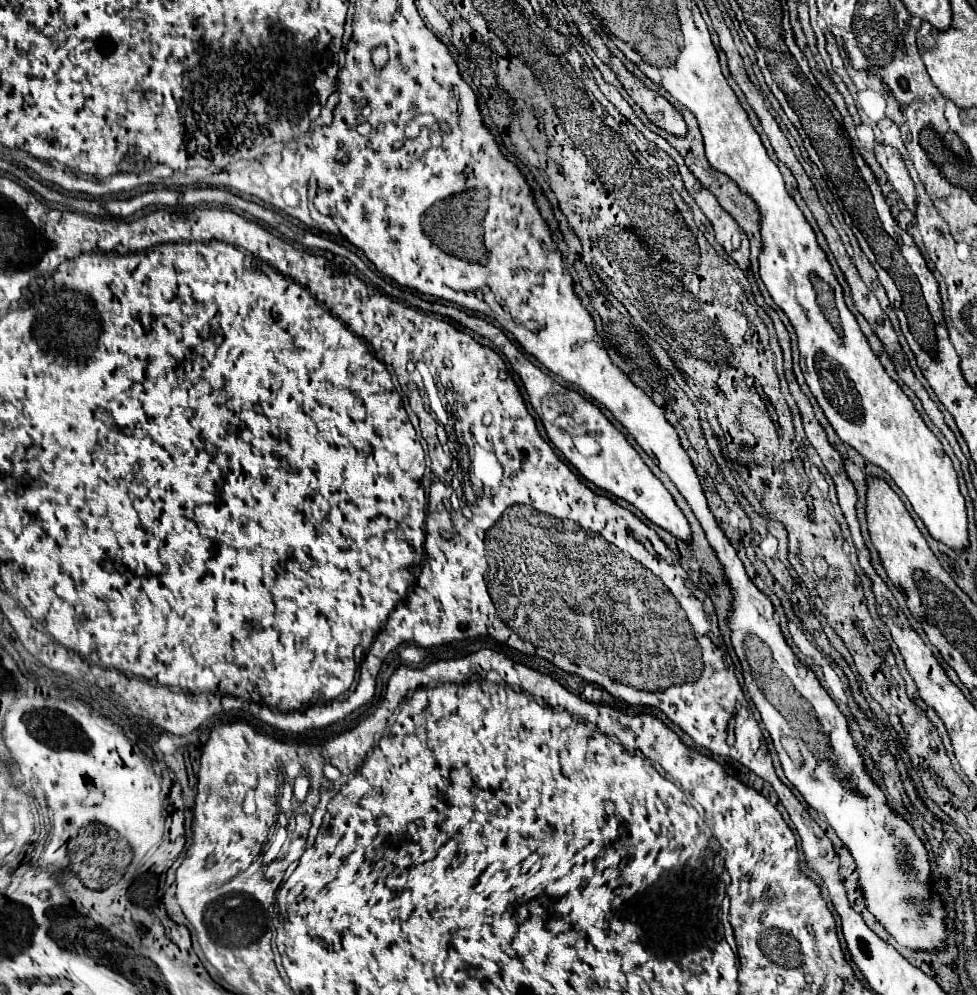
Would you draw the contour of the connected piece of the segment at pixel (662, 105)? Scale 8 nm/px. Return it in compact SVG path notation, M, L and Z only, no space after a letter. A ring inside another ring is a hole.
M637 77L635 83L621 83L623 89L629 93L629 97L645 111L645 115L649 117L651 123L655 123L657 127L683 137L687 133L687 125L683 121L683 115L659 93L647 89Z

